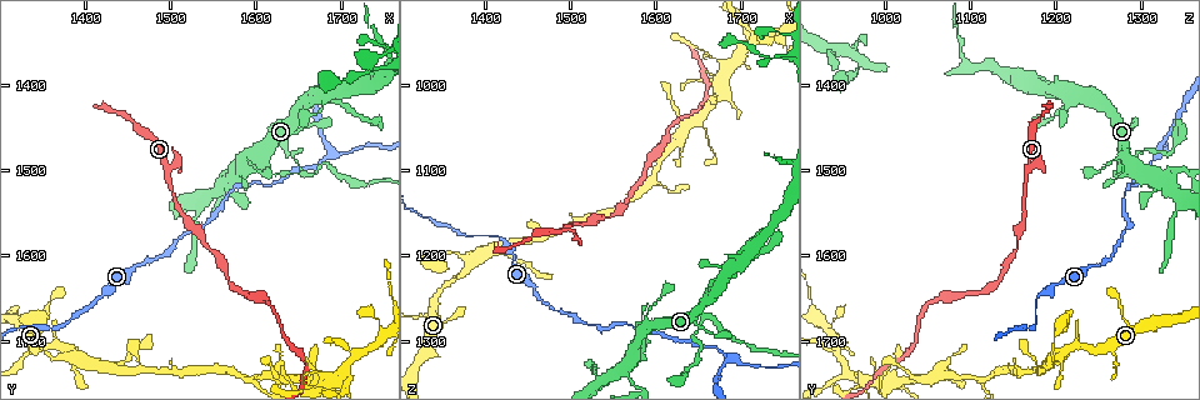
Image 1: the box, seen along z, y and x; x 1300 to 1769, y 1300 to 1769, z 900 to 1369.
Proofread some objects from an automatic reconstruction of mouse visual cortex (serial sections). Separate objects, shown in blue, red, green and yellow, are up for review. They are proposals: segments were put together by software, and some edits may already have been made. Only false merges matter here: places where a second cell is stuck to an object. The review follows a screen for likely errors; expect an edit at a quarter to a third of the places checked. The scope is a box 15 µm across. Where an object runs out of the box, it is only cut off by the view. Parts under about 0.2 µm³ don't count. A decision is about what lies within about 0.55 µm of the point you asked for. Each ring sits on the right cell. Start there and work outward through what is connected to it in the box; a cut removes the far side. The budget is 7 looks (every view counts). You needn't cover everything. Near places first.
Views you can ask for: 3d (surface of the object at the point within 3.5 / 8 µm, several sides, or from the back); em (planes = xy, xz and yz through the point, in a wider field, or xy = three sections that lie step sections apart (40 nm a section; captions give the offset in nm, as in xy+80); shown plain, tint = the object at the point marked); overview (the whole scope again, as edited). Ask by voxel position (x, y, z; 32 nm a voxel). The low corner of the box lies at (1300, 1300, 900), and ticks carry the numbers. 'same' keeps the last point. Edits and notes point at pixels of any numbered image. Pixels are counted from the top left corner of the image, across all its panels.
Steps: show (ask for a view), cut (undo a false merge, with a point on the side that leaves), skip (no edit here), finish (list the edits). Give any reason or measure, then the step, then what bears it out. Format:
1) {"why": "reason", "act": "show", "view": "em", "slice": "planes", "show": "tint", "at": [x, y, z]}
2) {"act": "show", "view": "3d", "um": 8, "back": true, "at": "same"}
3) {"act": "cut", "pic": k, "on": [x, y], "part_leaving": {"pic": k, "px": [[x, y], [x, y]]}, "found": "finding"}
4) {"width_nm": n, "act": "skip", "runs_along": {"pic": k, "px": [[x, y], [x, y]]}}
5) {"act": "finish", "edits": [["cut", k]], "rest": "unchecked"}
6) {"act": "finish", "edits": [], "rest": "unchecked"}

{"why": "arms part here", "act": "show", "view": "3d", "um": 3.5, "at": [1685, 1480, 1320]}

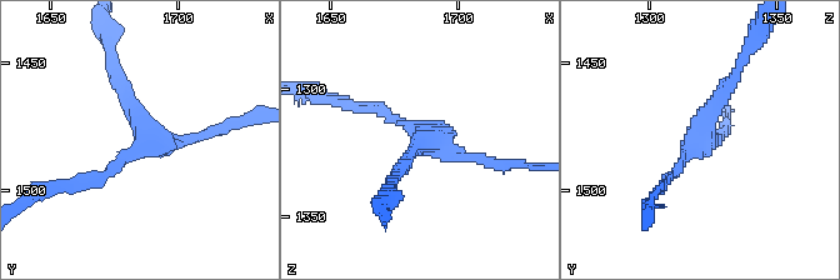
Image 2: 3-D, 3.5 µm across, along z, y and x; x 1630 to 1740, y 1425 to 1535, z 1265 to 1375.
{"arms": 3, "arm_widths_nm": [150, 150, 200], "act": "show", "view": "em", "slice": "planes", "show": "tint", "at": [1688, 1479, 1320]}

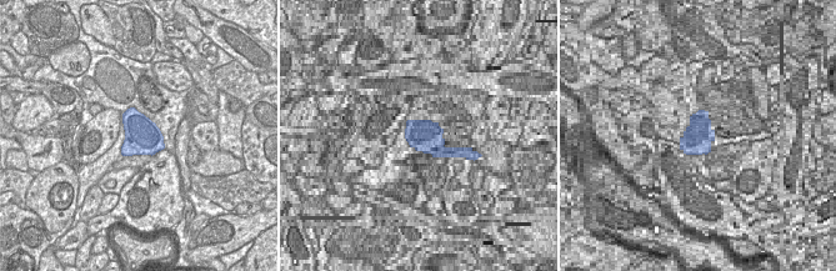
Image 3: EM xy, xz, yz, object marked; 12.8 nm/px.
{"act": "skip", "runs_along": {"pic": 2, "px": [[666, 184], [736, 73]]}, "found": "all the same cell"}

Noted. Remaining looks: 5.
{"why": "two arms in line, one across", "act": "show", "view": "3d", "um": 8, "at": [1605, 1475, 1280]}

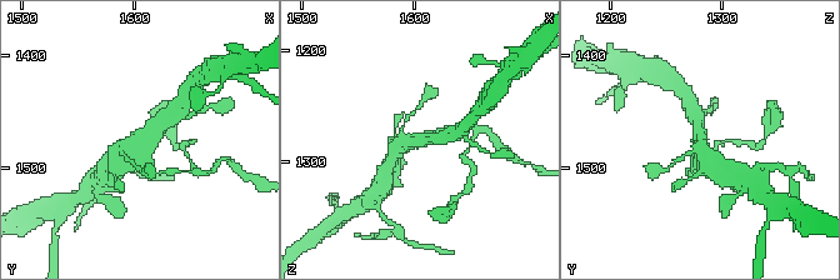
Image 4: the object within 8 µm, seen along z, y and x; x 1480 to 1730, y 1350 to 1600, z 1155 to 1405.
{"why": "zoom in", "act": "show", "view": "3d", "um": 3.5, "at": [1606, 1476, 1282]}

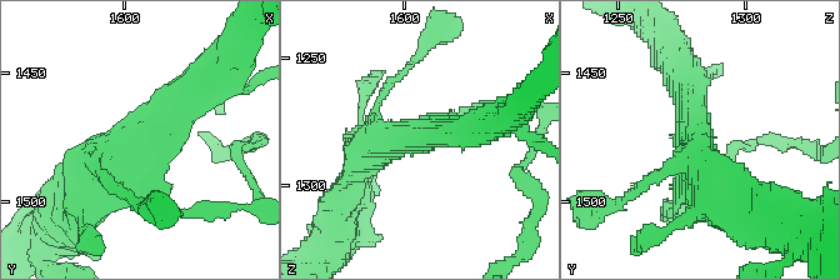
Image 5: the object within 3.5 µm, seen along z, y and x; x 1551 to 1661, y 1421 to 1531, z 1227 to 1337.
{"act": "show", "view": "em", "slice": "xy", "step": 5, "show": "tint", "at": [1606, 1476, 1281]}

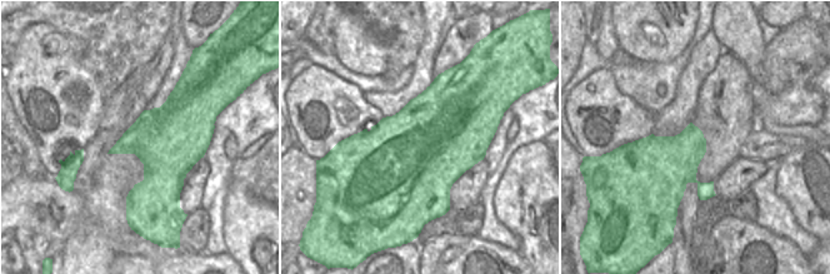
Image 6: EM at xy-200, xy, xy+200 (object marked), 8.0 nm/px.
{"act": "skip", "runs_along": {"pic": 5, "px": [[199, 86], [110, 163], [84, 201]]}, "found": "all the same cell"}

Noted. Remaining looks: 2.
{"why": "three-way junction", "act": "show", "view": "3d", "um": 3.5, "at": [1655, 1505, 1275]}

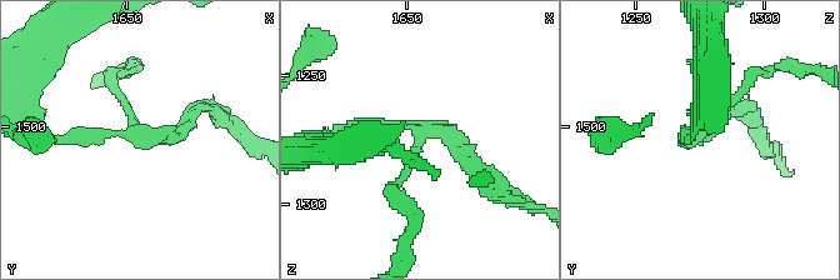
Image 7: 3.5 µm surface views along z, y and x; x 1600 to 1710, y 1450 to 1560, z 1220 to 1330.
{"arms": 3, "arm_widths_nm": [100, 150, 150], "why": "shape alone is not enough", "act": "show", "view": "em", "slice": "planes", "show": "tint", "at": [1654, 1505, 1273]}

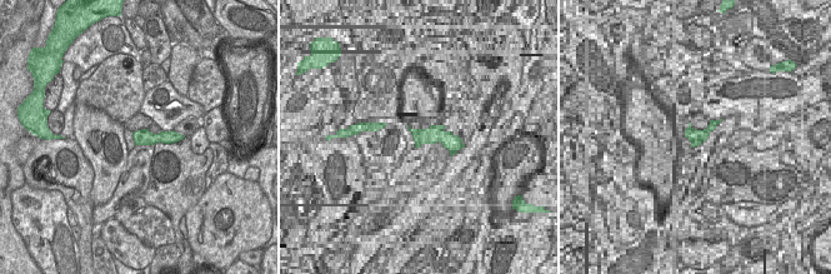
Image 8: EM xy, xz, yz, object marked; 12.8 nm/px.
{"act": "skip", "runs_along": {"pic": 8, "px": [[136, 134], [146, 138], [179, 136]]}, "found": "all the same cell"}

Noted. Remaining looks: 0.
{"act": "finish", "edits": [], "rest": "unchecked"}

